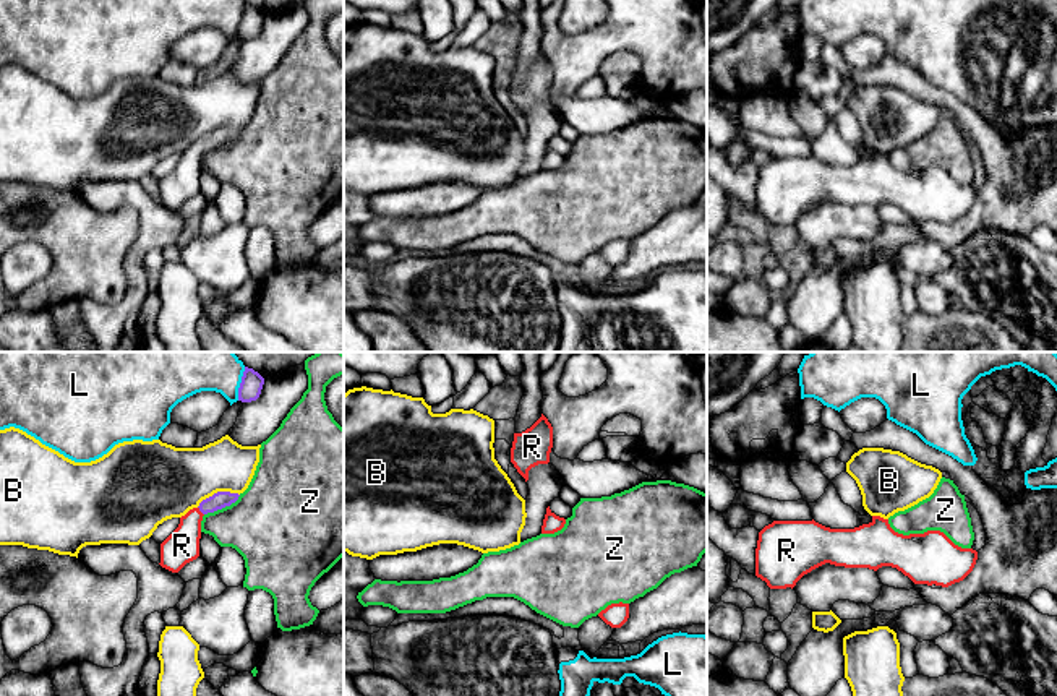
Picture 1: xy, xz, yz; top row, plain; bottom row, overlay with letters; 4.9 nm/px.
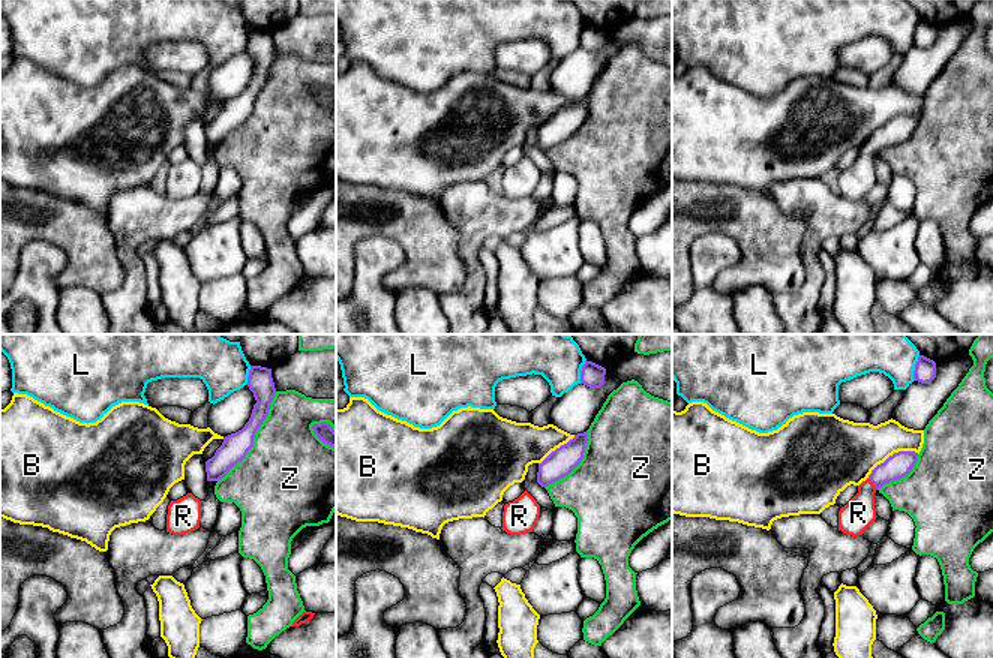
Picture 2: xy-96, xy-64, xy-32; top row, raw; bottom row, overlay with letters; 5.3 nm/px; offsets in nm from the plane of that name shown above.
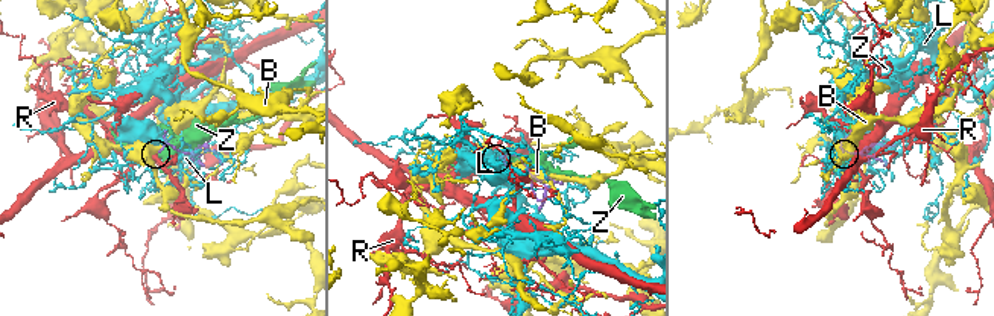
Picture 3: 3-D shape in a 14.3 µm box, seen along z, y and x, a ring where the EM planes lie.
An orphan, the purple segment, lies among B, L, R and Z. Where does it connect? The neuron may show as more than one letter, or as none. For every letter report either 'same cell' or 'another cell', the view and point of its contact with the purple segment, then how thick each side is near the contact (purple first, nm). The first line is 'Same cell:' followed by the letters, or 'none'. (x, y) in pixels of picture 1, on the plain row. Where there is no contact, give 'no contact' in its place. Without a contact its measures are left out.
Same cell: R
B: another cell | xy (218, 128) | 90/340 nm
L: another cell | xy (240, 20) | 110/160 nm
R: same cell | xy (200, 146) | 90/170 nm
Z: another cell | xy (222, 143) | 90/400 nm

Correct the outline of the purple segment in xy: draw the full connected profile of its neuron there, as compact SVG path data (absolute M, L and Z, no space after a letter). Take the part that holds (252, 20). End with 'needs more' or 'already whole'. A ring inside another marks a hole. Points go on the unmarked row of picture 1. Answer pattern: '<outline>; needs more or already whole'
M245 3L242 19L238 24L238 37L251 39L256 37L261 31L264 15L253 5Z; already whole

